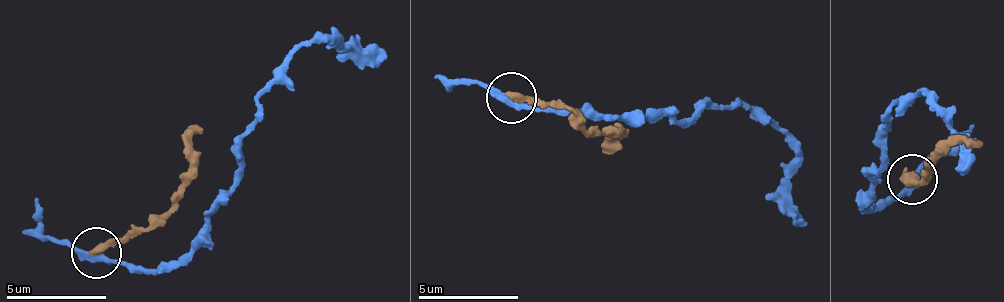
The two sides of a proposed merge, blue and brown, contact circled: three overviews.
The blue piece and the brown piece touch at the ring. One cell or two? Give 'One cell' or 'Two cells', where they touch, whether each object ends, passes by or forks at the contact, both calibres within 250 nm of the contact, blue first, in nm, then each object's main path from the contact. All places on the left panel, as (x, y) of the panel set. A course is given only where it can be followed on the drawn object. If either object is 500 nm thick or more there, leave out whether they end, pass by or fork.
Two cells. Place: (96, 253). At the ring blue passes by. At the ring brown ends. Thickness 360 nm (blue) against 380 nm. Course of blue: (96, 253), (152, 271), (178, 258), (206, 212), (234, 187), (265, 86), (312, 40), (350, 43), (388, 56). Course of brown: (96, 253), (136, 238), (178, 192), (192, 163), (187, 139), (195, 126)

